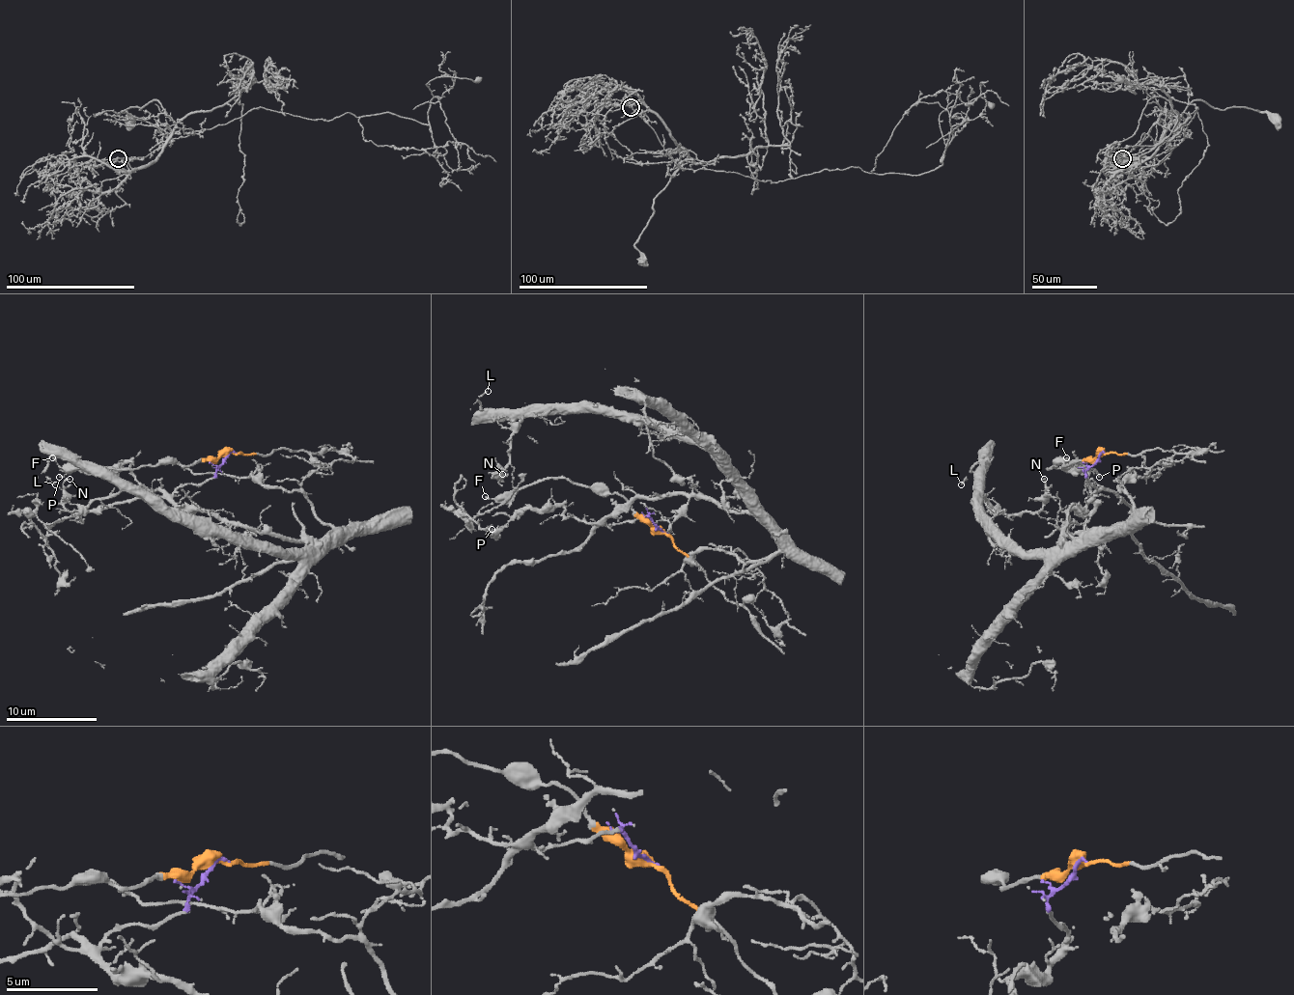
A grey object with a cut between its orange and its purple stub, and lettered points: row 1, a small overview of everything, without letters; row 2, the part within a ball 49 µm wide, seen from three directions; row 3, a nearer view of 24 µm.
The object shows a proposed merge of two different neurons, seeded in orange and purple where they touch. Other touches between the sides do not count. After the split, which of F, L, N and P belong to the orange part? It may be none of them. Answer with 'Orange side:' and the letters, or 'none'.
Orange side: F

